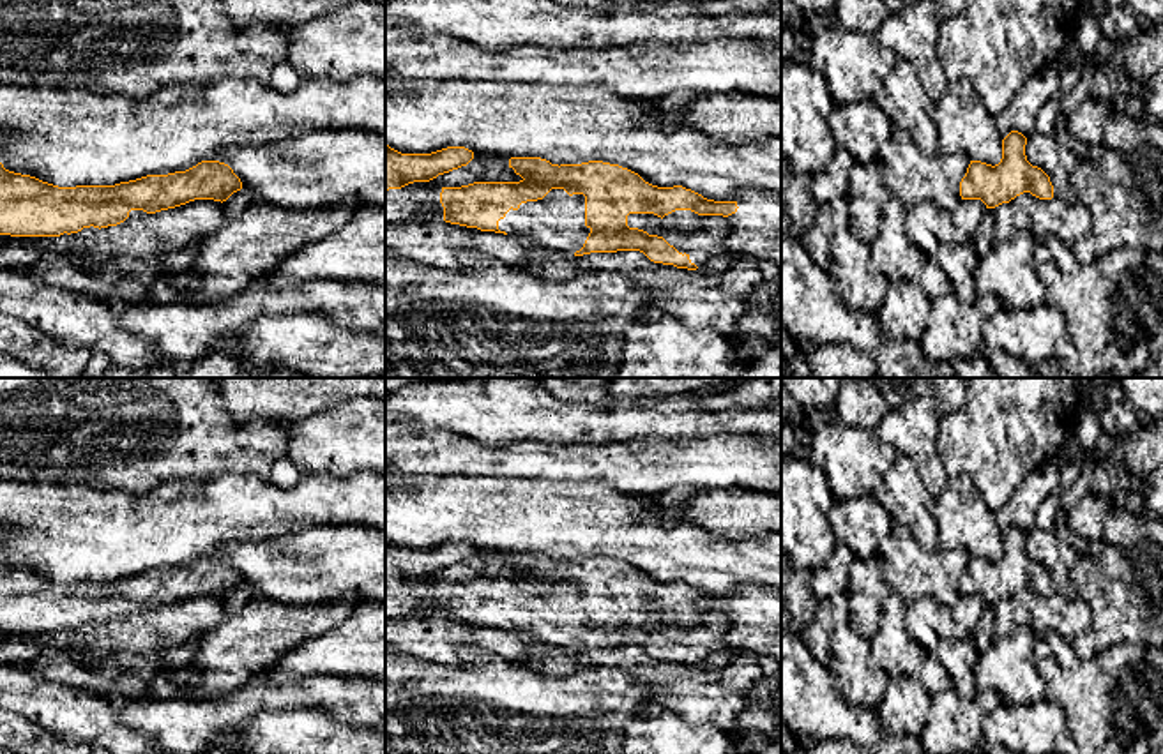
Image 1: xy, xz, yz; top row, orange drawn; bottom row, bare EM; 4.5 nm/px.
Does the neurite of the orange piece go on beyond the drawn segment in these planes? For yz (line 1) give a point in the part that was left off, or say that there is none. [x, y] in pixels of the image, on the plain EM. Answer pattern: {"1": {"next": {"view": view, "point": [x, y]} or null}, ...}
{"1": {"next": null}}

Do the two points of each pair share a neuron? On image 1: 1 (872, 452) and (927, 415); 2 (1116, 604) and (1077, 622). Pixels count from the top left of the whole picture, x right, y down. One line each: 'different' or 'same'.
1: different
2: different

